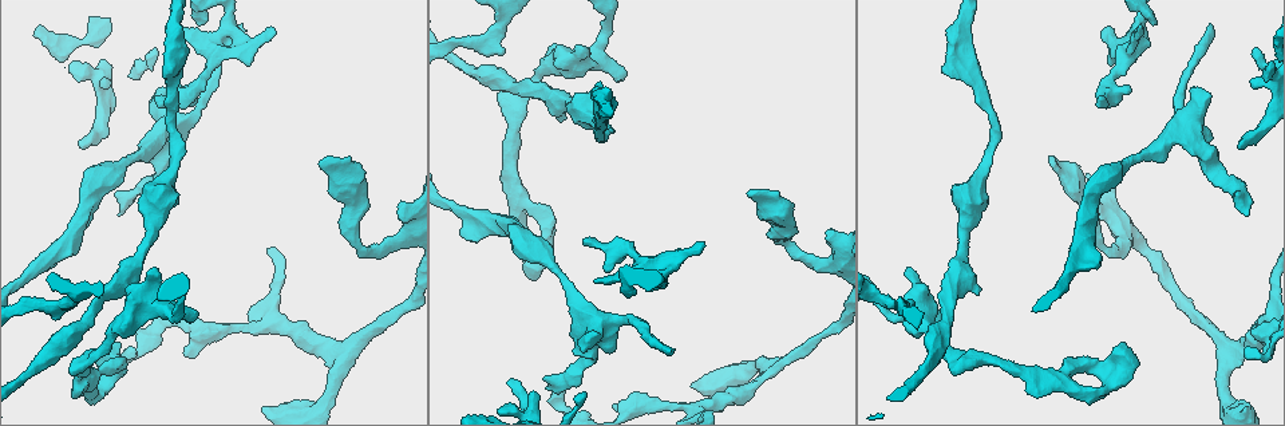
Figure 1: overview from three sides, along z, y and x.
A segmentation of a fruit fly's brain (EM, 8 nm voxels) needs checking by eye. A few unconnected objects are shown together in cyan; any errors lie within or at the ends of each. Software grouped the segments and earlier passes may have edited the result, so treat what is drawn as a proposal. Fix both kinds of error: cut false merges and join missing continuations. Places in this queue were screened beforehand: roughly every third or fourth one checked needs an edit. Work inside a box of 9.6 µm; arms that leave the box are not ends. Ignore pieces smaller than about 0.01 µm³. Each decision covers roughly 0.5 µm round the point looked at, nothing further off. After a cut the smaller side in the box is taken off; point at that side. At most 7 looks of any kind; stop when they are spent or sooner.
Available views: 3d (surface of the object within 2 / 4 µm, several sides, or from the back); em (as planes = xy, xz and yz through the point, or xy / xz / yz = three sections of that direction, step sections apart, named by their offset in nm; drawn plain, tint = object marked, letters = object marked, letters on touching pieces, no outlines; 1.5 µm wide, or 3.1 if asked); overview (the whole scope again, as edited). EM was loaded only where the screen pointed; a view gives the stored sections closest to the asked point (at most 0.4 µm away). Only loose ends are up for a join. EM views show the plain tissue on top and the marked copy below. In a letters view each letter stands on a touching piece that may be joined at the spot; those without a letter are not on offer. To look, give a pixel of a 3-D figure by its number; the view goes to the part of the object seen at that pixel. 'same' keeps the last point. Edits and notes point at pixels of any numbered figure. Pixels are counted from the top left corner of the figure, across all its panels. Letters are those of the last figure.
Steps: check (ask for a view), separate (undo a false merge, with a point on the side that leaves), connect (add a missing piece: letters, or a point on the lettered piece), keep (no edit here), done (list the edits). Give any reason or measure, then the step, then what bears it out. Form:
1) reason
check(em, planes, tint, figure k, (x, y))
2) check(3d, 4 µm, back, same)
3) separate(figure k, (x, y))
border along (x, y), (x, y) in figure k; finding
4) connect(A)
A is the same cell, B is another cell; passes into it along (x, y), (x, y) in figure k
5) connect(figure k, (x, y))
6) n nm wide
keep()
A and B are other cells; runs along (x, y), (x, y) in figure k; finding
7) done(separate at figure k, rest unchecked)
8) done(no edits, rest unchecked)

branch stops here
check(em, xy, step 8, letters, figure 1, (912, 304))

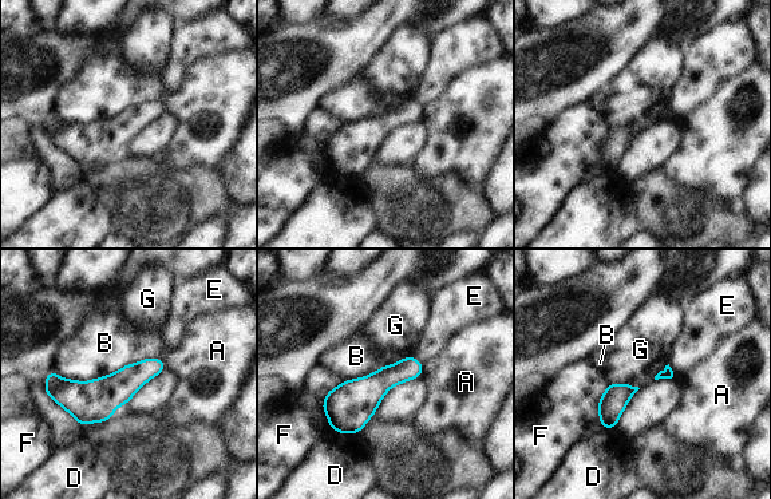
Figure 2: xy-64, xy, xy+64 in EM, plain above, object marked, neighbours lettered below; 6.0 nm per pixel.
check(em, planes, letters, same)

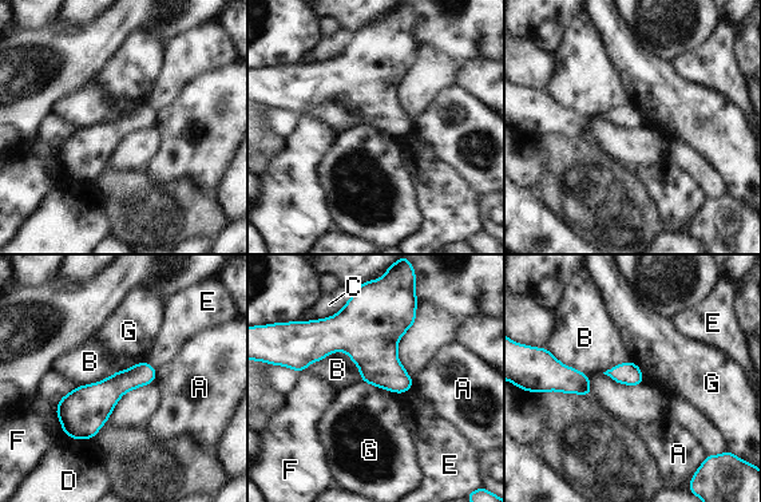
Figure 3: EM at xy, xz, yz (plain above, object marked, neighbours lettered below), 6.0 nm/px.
keep()
A, B, C, D, E, F and G are other cells; border along (361, 380), (401, 394) in figure 3; no lettered piece goes on from it

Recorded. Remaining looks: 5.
an open end
check(em, planes, letters, figure 1, (558, 119))

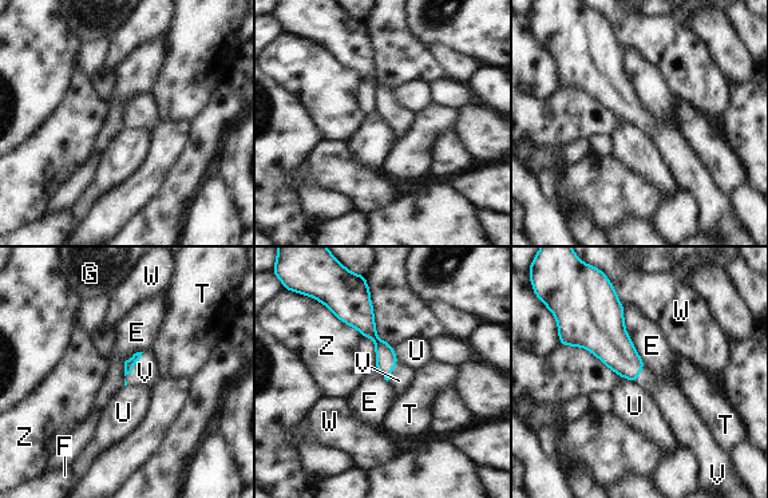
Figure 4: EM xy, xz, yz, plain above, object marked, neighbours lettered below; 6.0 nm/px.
connect(V)
V is the same cell, E, F, G, T, U, W and Z are other cells; passes into it along (129, 364), (131, 370), (145, 372) in figure 4; it goes on there

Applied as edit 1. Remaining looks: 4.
free end
check(3d, 4 µm, figure 1, (1207, 25))

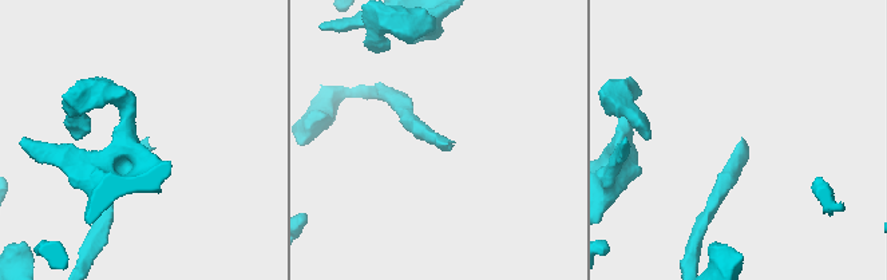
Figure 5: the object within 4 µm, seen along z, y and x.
check(em, yz, step 4, tint, figure 5, (446, 140))

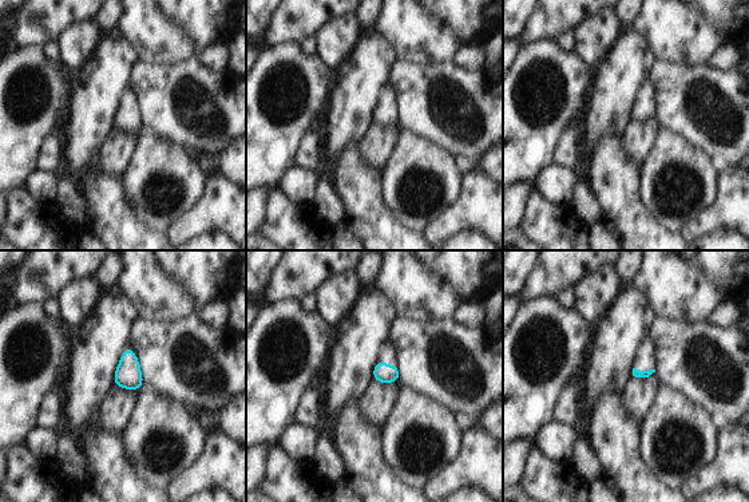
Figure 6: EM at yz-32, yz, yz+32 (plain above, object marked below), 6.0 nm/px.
check(em, planes, letters, same)

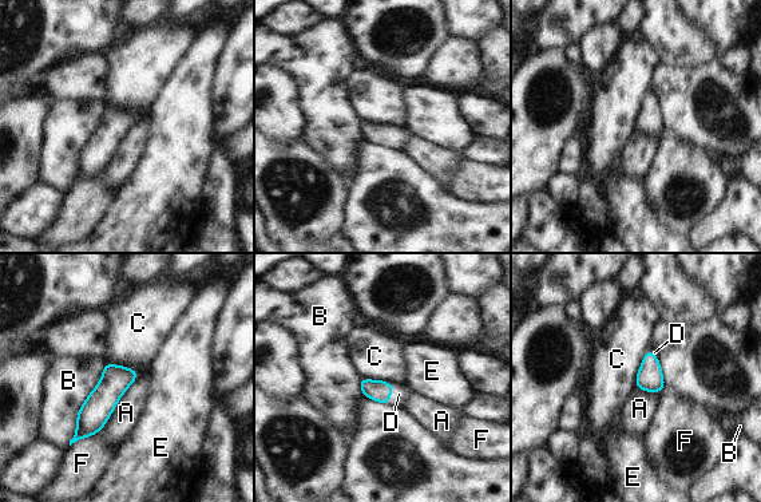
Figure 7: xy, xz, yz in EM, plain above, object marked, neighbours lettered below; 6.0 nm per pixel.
connect(D)
D is the same cell, A, B, C, E and F are other cells; passes into it along (379, 391), (391, 392), (399, 394) in figure 7; the neuron continues

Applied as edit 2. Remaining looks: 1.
done(connect at figure 4, connect at figure 7, rest unchecked)

